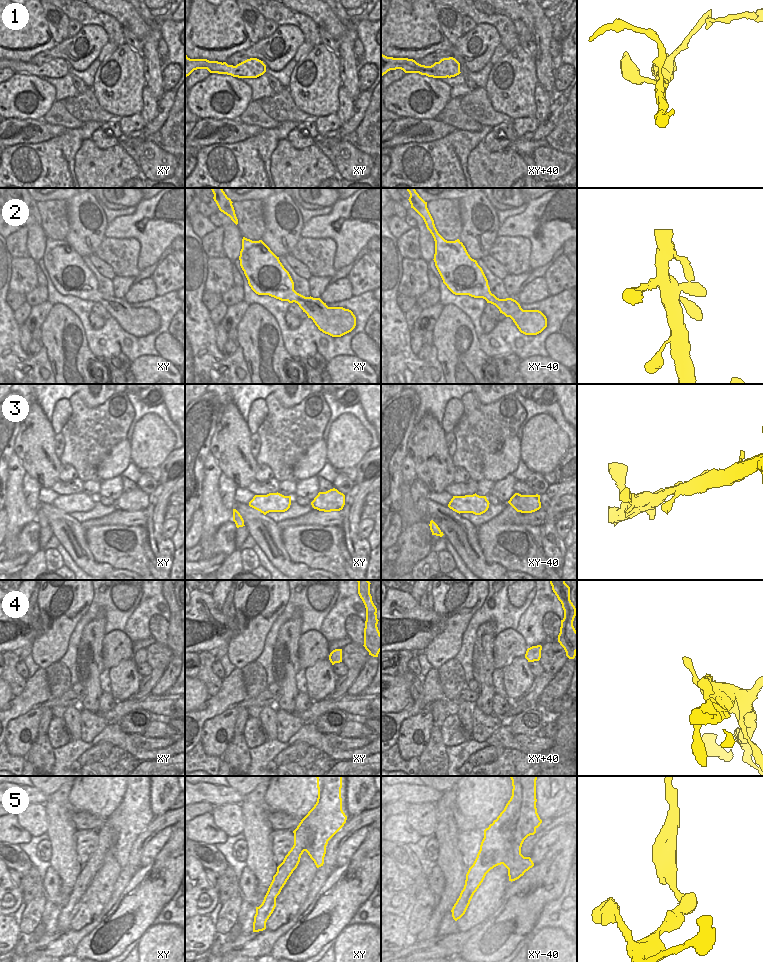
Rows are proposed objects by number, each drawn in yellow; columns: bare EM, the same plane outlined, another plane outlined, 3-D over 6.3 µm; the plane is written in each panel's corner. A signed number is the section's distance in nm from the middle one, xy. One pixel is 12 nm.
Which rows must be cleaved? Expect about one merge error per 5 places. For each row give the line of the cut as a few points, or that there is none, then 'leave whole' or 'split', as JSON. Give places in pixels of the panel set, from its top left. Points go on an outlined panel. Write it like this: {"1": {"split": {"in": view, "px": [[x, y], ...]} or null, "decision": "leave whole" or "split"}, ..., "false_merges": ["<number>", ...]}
{"1": {"split": null, "decision": "leave whole"}, "2": {"split": null, "decision": "leave whole"}, "3": {"split": null, "decision": "leave whole"}, "4": {"split": null, "decision": "leave whole"}, "5": {"split": null, "decision": "leave whole"}, "false_merges": []}

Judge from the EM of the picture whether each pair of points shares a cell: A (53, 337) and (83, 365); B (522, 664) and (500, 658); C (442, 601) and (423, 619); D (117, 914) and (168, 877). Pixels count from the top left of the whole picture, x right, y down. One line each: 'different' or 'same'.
A: same
B: different
C: different
D: same

